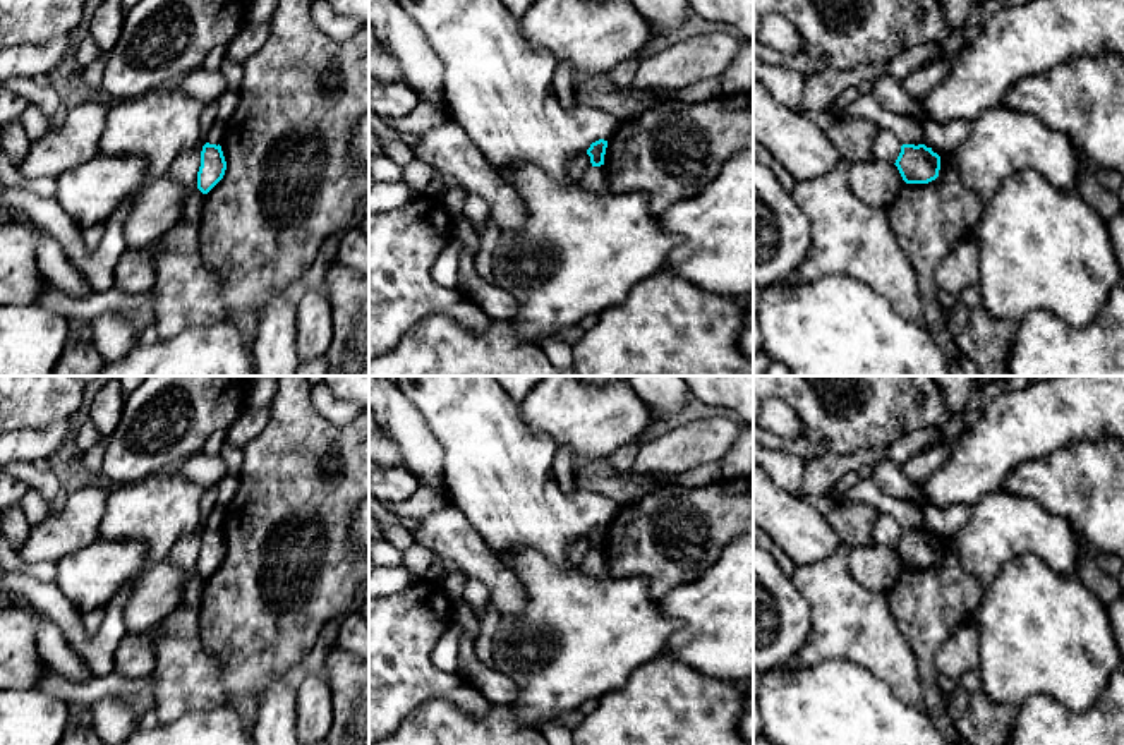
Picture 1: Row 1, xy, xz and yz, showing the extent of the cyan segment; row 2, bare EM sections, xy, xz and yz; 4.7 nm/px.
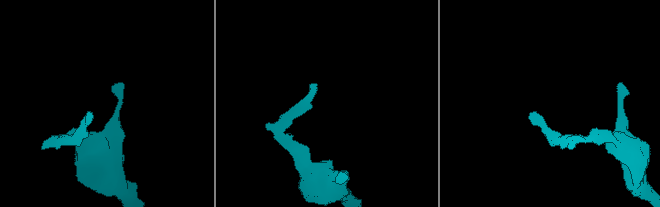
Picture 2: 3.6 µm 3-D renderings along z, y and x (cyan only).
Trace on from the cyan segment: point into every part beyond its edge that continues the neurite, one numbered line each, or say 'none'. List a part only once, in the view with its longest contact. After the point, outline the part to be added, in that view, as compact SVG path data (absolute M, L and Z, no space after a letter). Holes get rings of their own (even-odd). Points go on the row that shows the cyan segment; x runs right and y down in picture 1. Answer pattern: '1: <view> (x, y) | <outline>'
none

